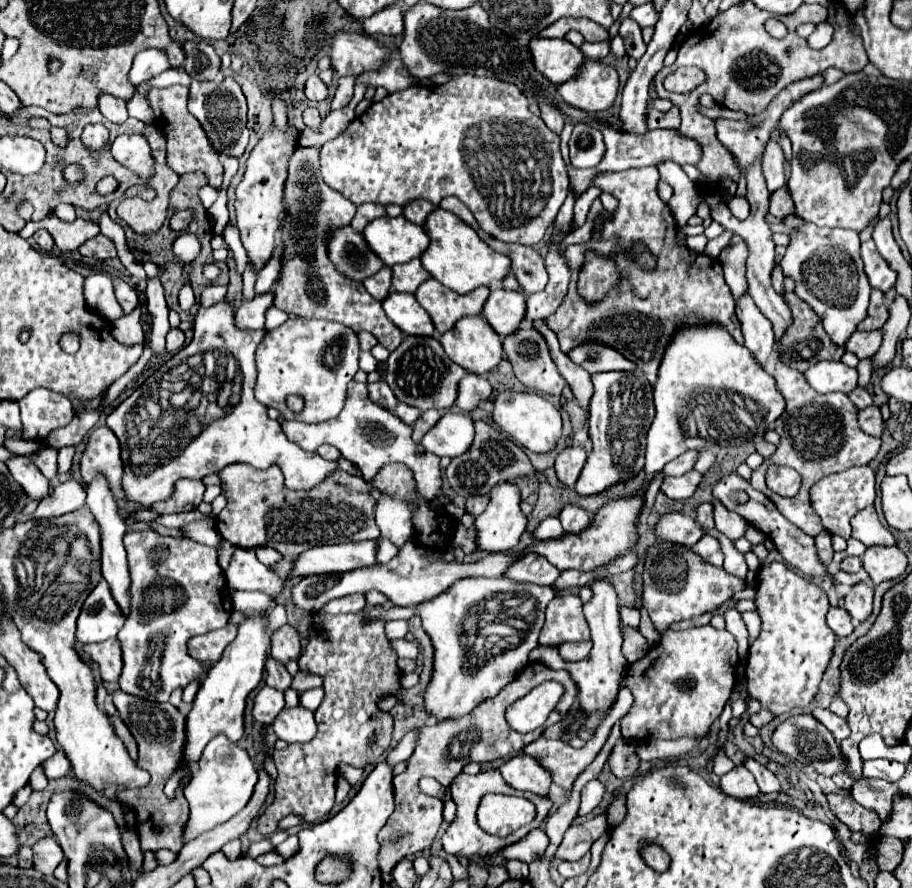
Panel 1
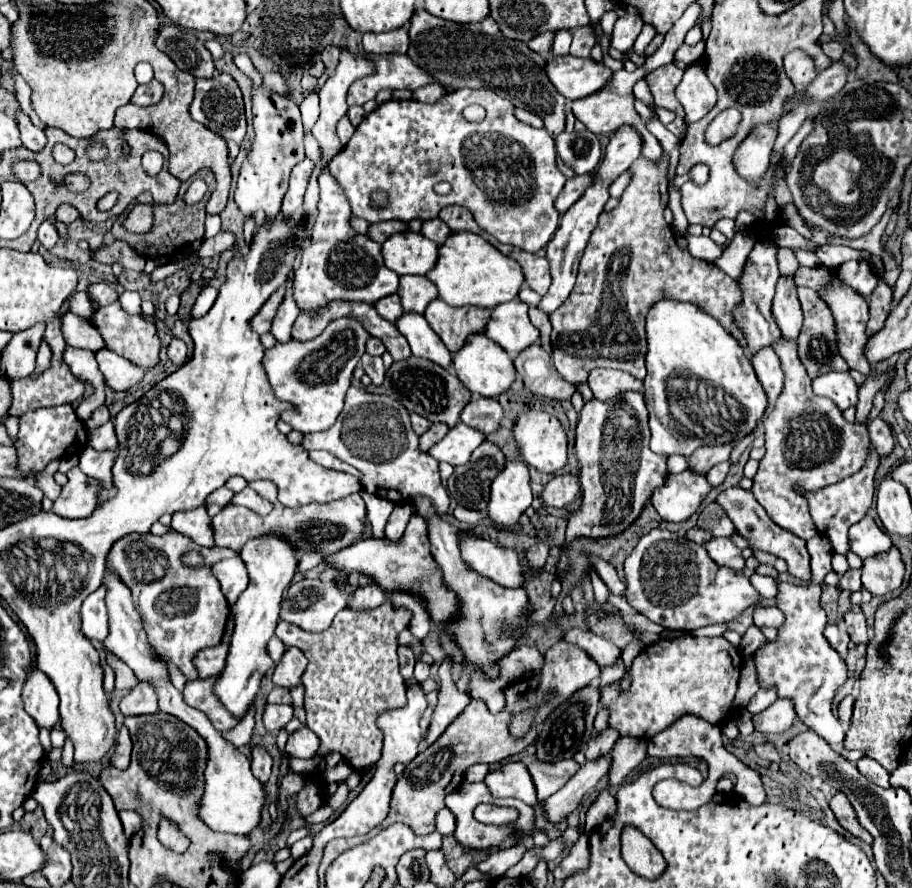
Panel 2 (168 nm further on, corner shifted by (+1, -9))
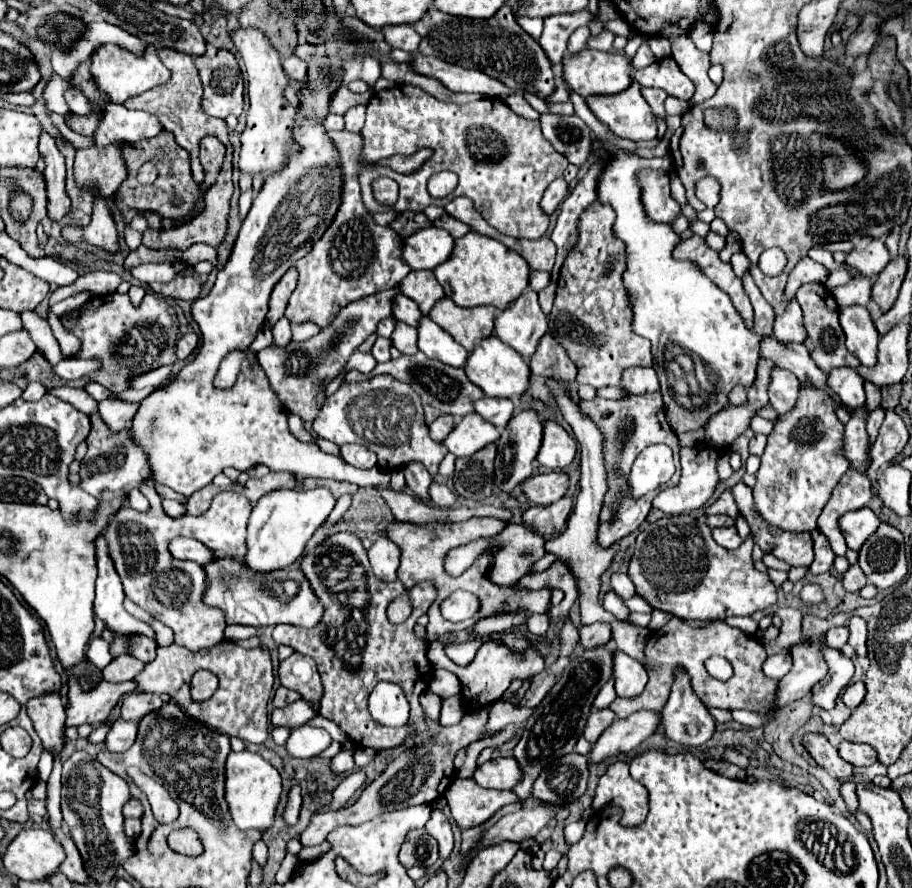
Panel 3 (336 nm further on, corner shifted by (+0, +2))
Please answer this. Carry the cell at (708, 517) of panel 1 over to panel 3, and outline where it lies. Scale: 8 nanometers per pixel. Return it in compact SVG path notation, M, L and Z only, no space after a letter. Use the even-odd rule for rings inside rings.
M729 489L721 494L721 498L713 506L707 508L707 514L721 514L721 512L725 512L725 514L729 514L733 518L737 516L738 509Z

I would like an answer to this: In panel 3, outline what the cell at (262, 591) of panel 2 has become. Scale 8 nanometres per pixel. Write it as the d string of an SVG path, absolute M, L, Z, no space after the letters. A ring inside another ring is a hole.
M327 488L313 490L273 490L261 496L253 508L247 526L247 556L245 566L257 572L281 570L301 558L305 542L313 532L325 524L331 510L335 508L335 496Z

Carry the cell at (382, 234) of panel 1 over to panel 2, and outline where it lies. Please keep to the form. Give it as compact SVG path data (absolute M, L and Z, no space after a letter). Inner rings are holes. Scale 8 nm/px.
M394 233L382 243L382 257L388 269L398 275L424 275L438 259L438 245L422 233Z

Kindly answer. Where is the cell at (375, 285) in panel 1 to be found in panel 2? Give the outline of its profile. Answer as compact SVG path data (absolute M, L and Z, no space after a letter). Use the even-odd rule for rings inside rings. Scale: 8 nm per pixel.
M392 293L388 297L382 297L380 301L374 303L374 307L388 321L396 321L396 317L400 317L400 313L404 313L404 309L400 305L400 297L396 293Z

